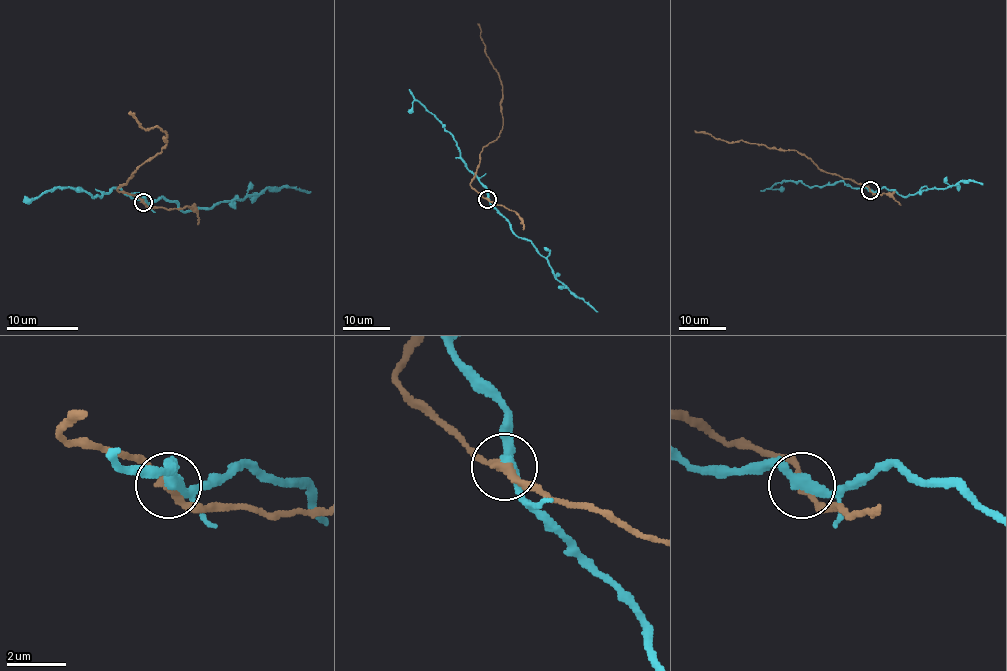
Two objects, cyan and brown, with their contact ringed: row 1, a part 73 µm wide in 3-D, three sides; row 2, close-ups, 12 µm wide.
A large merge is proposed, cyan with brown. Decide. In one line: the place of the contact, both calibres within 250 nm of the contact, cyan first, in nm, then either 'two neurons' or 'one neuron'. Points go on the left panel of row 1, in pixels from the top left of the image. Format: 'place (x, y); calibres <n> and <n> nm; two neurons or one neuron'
place (143, 202); calibres 360 and 240 nm; two neurons

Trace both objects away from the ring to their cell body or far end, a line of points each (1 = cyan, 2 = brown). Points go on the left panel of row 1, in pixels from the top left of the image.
1: (144, 201), (167, 198), (187, 210), (210, 209), (262, 194), (267, 189), (296, 187), (310, 193)
2: (144, 201), (117, 189), (167, 141), (158, 126), (145, 130), (128, 112)

